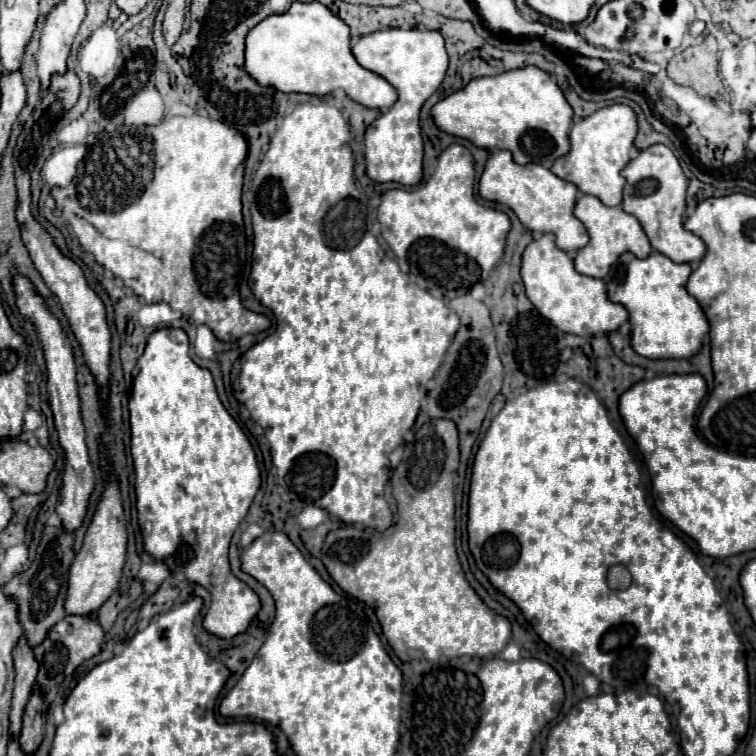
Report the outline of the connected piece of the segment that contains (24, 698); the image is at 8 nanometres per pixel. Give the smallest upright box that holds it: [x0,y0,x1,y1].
[9,637,37,739]

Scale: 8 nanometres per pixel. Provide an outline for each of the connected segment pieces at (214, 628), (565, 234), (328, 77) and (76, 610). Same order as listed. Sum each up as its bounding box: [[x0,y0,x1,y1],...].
[[129,327,261,639],[479,151,589,251],[245,1,397,109],[63,481,127,615]]

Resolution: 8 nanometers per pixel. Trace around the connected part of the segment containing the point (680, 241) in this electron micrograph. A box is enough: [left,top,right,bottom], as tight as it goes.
[623,145,705,263]

